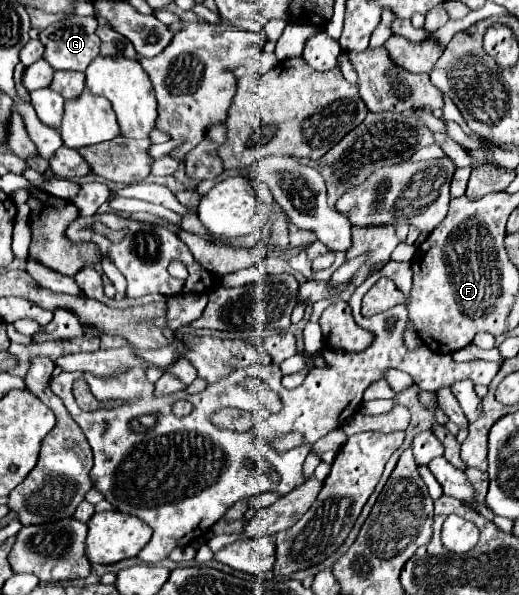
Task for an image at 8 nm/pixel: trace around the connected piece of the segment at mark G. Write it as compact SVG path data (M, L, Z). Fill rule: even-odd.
M67 16L65 20L47 26L41 30L39 40L45 46L43 58L55 68L55 70L77 70L85 72L85 68L93 62L93 58L99 56L99 38L95 34L97 18L95 16Z

